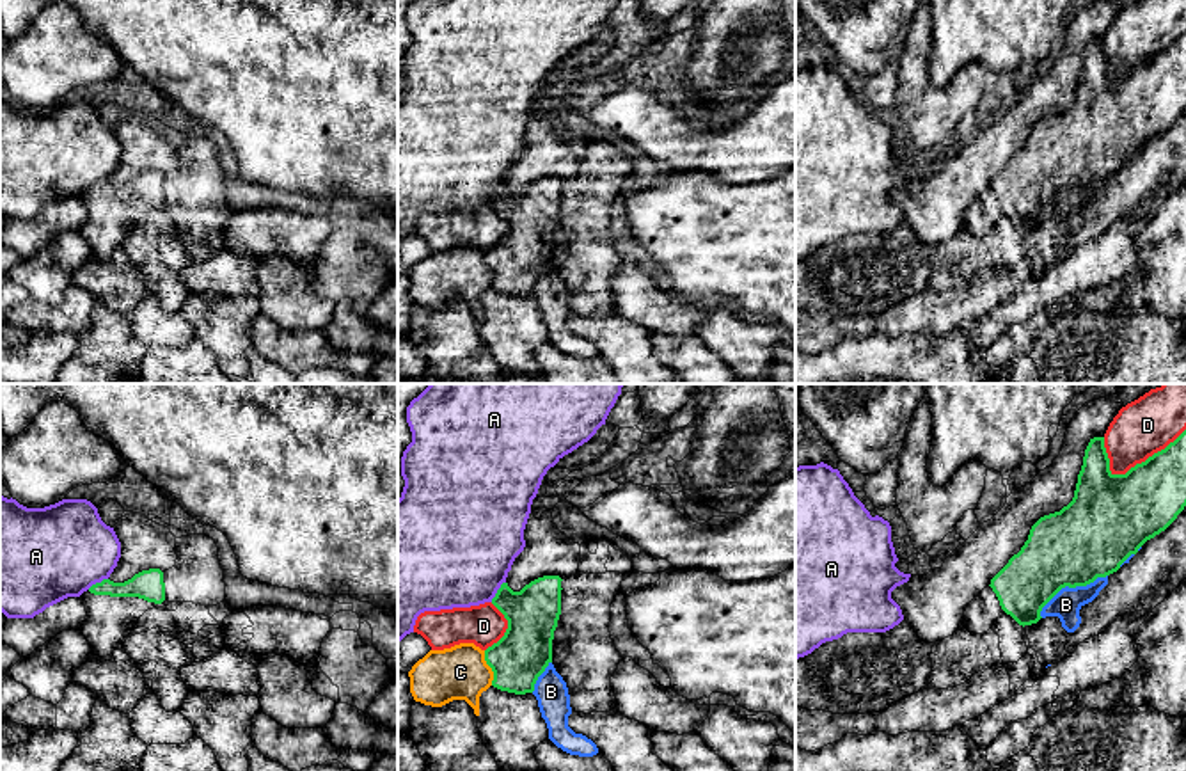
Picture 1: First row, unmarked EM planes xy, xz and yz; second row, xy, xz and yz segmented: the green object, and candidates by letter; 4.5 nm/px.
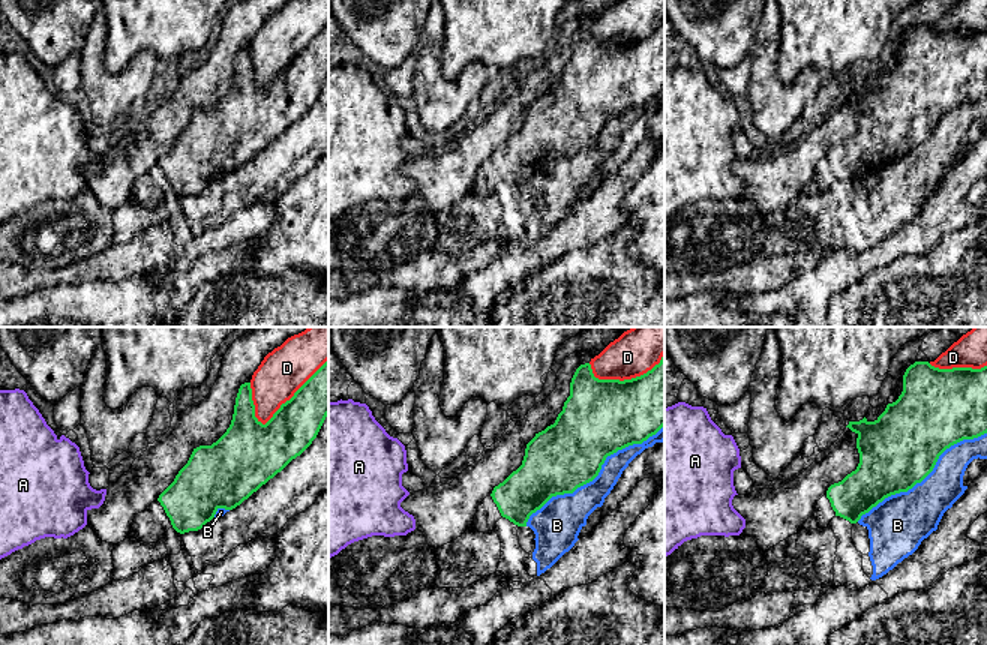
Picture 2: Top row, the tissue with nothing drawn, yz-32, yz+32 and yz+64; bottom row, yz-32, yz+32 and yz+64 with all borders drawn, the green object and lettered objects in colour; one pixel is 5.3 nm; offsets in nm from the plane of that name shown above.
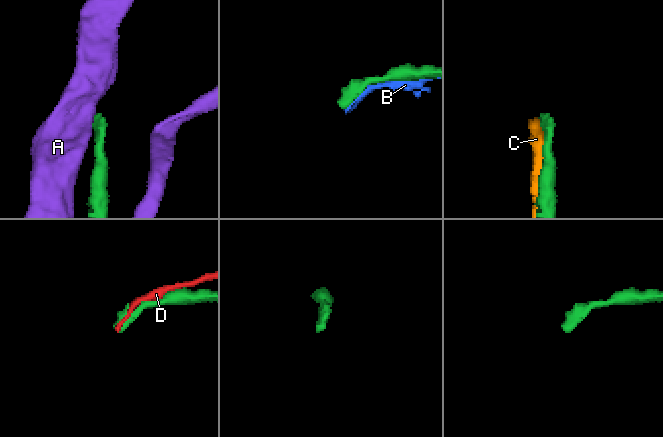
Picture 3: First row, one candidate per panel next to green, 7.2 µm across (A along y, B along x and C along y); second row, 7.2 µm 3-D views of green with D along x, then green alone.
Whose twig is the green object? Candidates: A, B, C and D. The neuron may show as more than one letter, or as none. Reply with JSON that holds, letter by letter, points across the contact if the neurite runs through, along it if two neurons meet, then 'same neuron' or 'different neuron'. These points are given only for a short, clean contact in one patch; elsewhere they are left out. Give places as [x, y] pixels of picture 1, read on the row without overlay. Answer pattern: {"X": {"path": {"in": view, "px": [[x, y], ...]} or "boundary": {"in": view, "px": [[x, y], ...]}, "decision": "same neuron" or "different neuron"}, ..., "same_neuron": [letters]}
{"A": {"boundary": {"in": "xz", "px": [[505, 183], [490, 203]]}, "decision": "different neuron"}, "B": {"decision": "different neuron"}, "C": {"decision": "different neuron"}, "D": {"decision": "different neuron"}, "same_neuron": []}

